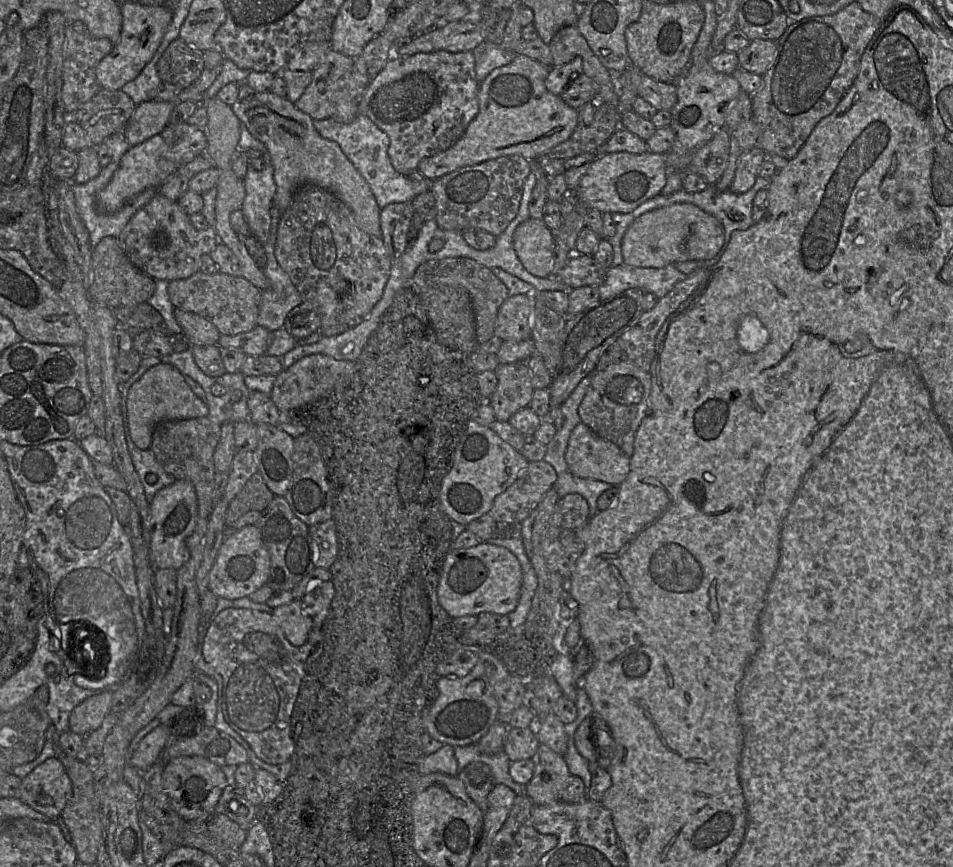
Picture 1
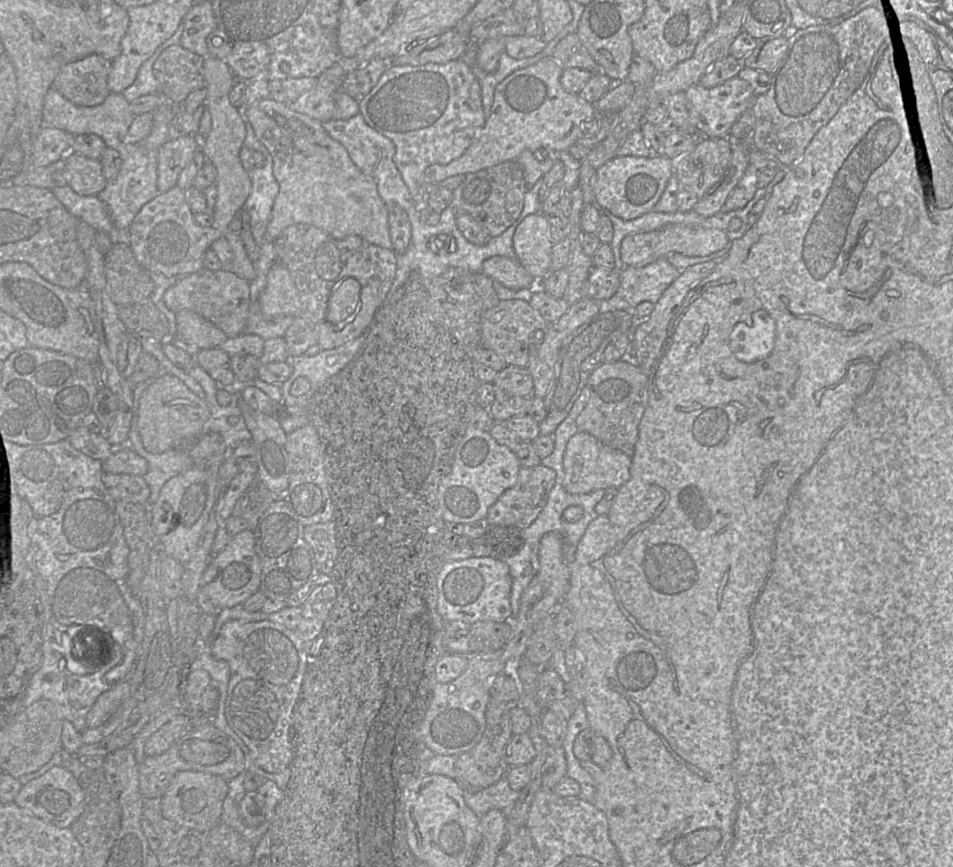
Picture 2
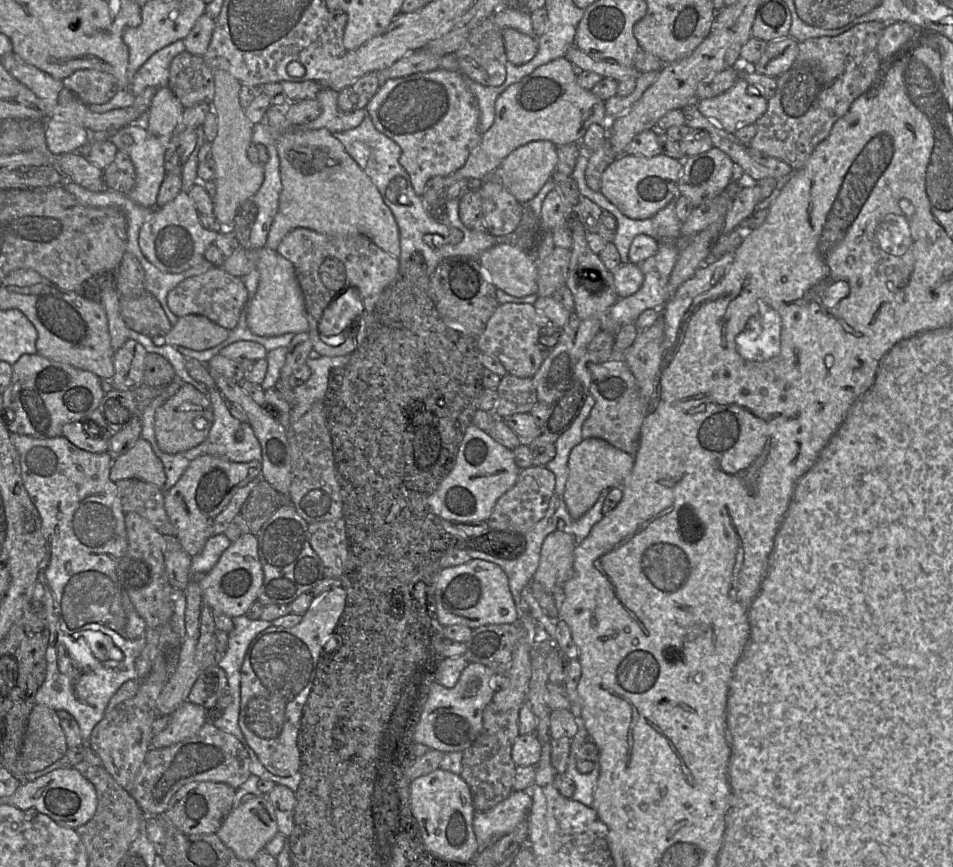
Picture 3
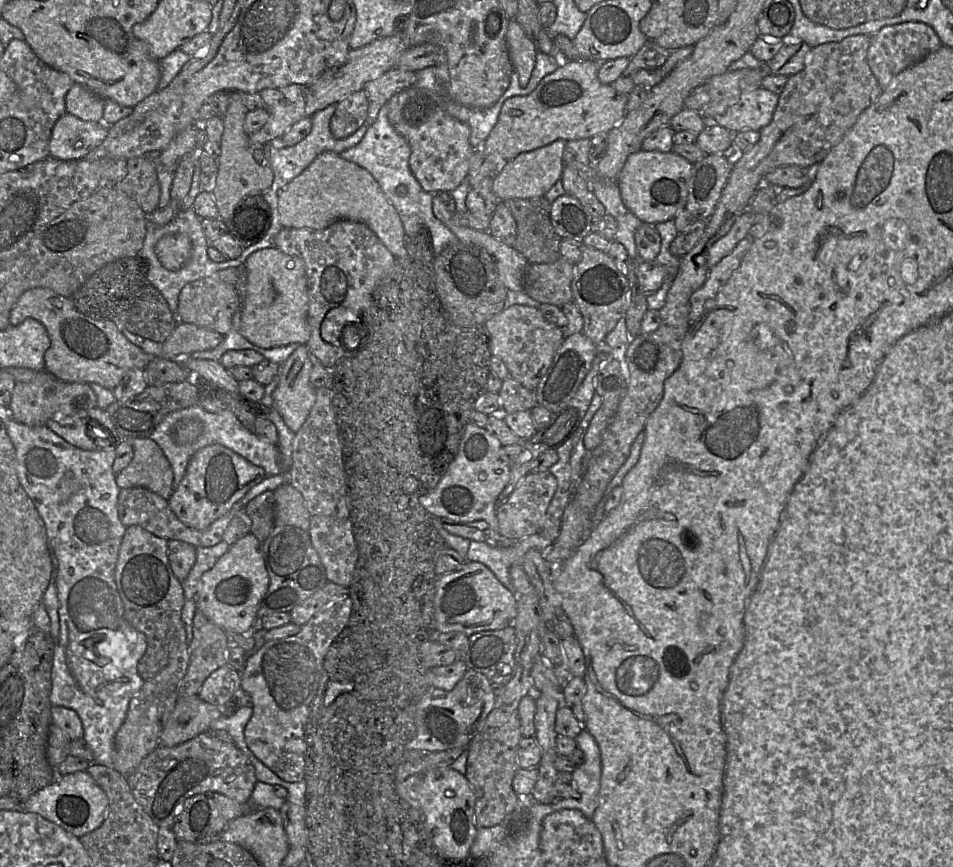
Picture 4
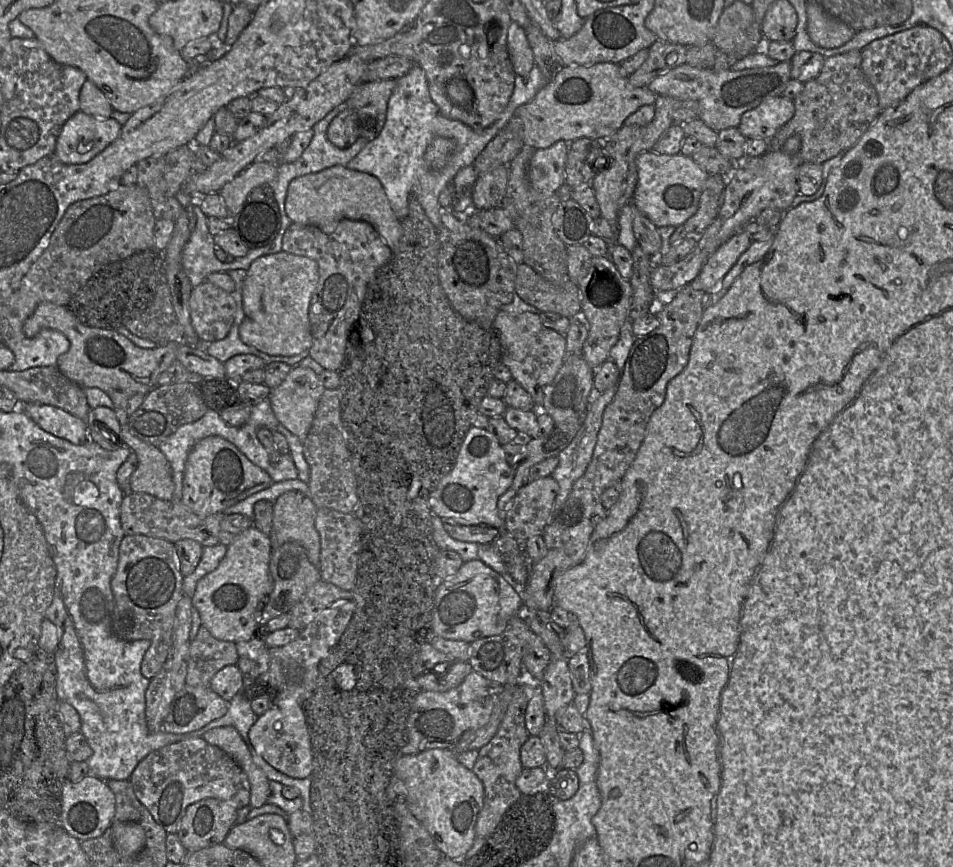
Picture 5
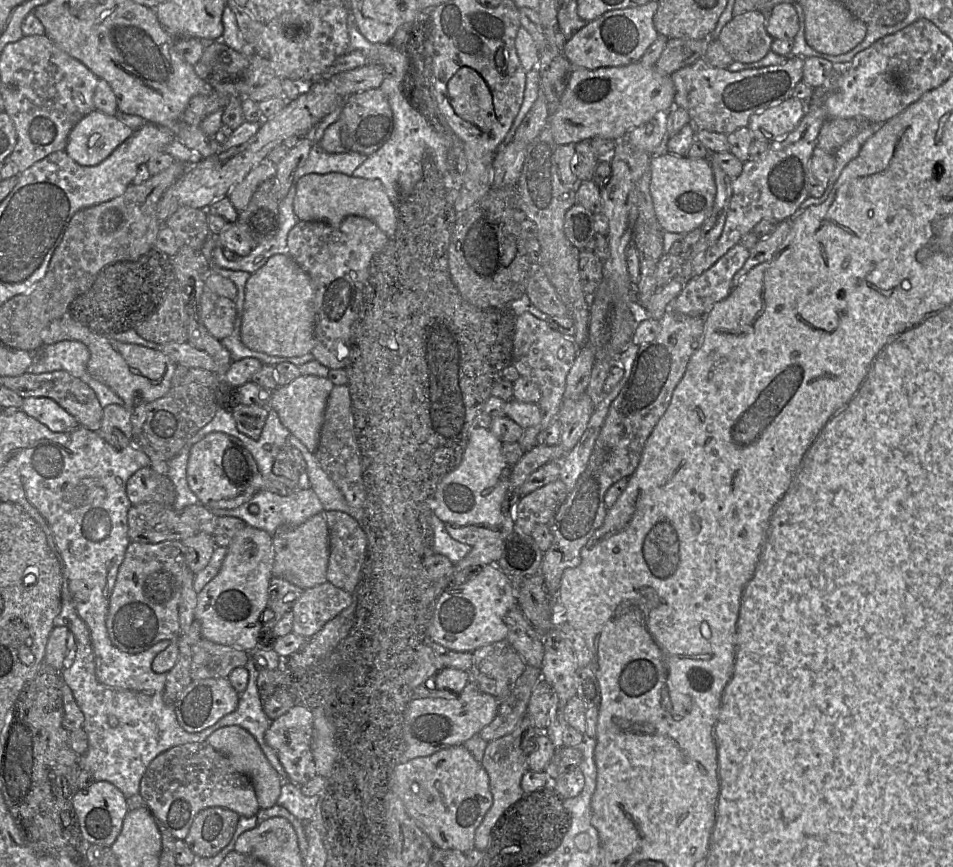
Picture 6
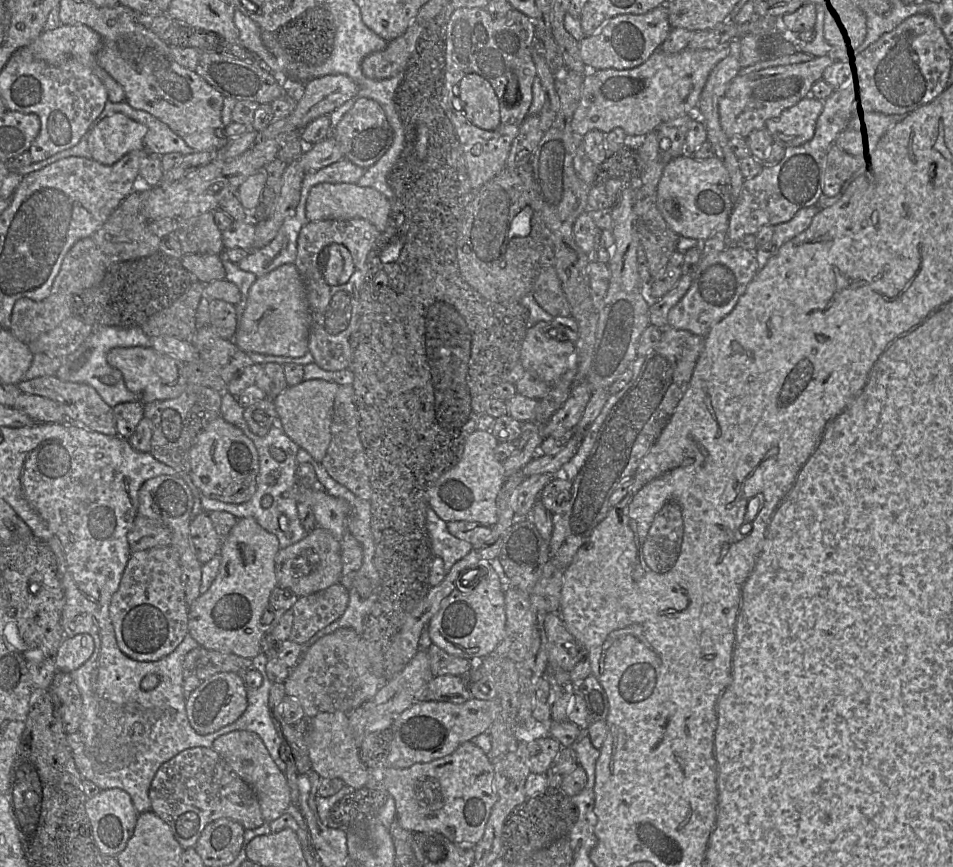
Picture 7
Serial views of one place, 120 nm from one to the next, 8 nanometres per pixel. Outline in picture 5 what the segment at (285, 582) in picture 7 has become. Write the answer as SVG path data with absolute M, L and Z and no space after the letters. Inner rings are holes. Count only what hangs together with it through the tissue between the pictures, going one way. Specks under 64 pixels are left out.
M287 491L273 502L271 546L297 542L306 551L309 561L319 569L320 540L315 528L317 508L307 494Z

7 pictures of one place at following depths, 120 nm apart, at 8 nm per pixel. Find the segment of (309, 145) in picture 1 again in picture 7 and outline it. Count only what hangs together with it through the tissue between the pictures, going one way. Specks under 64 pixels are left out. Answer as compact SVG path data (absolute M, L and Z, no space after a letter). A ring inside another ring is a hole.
M320 183L313 186L306 202L306 217L309 221L330 219L363 218L383 231L390 215L390 200L372 187L357 183Z

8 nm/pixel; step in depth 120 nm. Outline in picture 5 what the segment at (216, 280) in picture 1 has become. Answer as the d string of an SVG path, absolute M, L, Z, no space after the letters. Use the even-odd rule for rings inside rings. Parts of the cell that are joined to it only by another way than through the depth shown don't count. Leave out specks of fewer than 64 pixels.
M205 281L192 289L189 308L193 328L202 343L228 335L236 313L232 293Z

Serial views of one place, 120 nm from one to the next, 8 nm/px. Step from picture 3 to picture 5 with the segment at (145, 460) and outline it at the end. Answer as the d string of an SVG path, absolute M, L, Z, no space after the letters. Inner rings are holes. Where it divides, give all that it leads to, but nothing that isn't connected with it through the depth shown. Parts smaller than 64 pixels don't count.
M121 429L124 447L135 453L137 468L130 478L132 493L145 493L164 501L173 500L174 482L169 462L158 447Z

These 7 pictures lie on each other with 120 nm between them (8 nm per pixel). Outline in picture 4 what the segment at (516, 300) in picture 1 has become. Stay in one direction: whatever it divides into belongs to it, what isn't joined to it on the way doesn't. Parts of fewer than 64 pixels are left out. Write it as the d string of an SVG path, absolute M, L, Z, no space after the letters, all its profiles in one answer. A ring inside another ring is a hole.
M519 304L504 308L484 327L488 332L492 355L504 362L511 378L536 391L565 338L563 329L548 322L538 308Z

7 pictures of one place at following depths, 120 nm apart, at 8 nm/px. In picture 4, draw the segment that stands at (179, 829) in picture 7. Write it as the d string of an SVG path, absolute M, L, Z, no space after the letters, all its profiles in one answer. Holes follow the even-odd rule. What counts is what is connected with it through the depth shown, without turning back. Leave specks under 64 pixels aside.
M208 731L175 746L158 745L126 777L136 801L159 827L167 828L172 828L176 816L182 811L188 798L211 791L224 794L239 803L246 803L258 781L251 760L237 745L212 736Z

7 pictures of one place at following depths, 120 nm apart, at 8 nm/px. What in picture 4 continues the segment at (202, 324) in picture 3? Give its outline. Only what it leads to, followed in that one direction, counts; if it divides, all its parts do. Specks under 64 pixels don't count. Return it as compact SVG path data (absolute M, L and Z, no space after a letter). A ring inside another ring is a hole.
M181 321L162 344L161 358L184 360L193 352L217 347L223 338L218 332Z

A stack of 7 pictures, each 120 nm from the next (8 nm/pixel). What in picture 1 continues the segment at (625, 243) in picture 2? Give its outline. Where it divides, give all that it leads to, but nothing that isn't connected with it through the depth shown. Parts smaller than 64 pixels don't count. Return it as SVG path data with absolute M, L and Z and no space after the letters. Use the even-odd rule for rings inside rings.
M674 203L645 212L627 228L621 239L626 266L663 268L675 263L715 257L724 242L720 222L692 203Z

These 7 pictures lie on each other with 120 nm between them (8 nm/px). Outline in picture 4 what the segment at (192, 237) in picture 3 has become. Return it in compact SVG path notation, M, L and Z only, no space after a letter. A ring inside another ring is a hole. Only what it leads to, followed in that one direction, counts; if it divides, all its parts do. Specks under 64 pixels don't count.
M185 233L166 234L155 245L161 265L171 271L179 270L192 256L192 243Z

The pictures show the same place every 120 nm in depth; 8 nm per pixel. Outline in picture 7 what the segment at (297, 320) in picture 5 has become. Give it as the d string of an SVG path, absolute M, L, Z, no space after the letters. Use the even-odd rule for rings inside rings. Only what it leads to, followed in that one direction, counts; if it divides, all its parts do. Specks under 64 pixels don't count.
M287 263L257 277L252 284L245 310L232 341L247 354L302 357L309 351L309 332L310 309L305 283L296 266Z

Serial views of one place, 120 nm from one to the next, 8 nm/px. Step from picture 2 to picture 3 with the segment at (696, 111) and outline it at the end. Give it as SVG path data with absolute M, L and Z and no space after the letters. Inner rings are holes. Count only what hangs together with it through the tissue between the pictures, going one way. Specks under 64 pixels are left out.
M742 78L724 93L697 100L699 112L728 133L746 124L755 124L766 112L768 99L752 90Z

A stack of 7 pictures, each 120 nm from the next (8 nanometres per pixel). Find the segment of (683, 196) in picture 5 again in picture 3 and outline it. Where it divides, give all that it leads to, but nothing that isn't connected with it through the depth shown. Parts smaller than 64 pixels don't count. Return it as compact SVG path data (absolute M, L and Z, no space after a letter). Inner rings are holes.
M623 154L602 173L599 191L628 218L634 220L652 218L668 203L673 200L676 202L679 194L677 181L682 167L681 161L663 154L651 158Z

